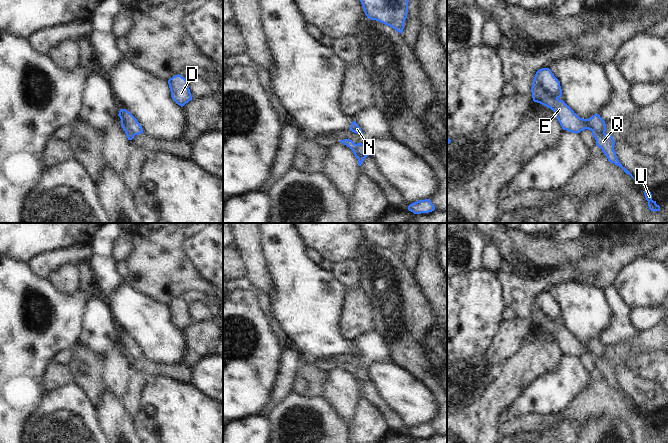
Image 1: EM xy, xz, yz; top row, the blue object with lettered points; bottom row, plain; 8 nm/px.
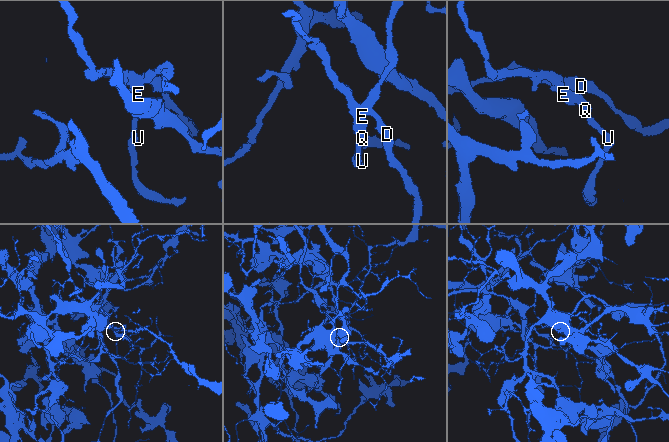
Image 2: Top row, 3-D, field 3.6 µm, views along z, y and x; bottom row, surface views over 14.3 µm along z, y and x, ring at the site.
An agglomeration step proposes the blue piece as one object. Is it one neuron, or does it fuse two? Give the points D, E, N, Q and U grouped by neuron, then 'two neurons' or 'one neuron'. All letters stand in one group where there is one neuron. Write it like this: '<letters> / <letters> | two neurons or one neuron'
D Q U / E N | two neurons

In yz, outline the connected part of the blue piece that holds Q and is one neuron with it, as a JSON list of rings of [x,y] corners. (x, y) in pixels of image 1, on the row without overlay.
[[[592,356],[592,359],[596,364],[596,369],[602,373],[602,376],[606,379],[608,385],[621,391],[626,398],[629,398],[634,403],[632,398],[625,391],[623,391],[618,384],[616,376],[614,374],[615,365],[612,359],[606,358],[605,356]]]

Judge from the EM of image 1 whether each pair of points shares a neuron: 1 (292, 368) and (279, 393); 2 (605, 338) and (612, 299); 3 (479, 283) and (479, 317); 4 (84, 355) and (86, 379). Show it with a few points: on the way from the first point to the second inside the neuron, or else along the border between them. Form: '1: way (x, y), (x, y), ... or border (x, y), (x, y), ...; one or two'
1: way (286, 374), (282, 387); one
2: way (615, 328), (617, 326), (617, 309); one
3: way (479, 291), (479, 309); one
4: way (85, 361), (87, 373); one

